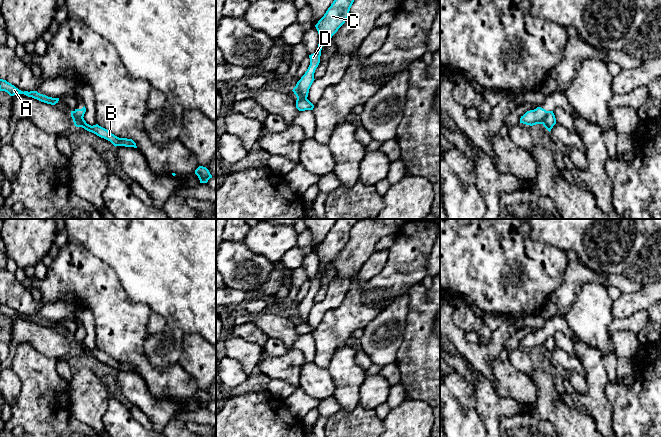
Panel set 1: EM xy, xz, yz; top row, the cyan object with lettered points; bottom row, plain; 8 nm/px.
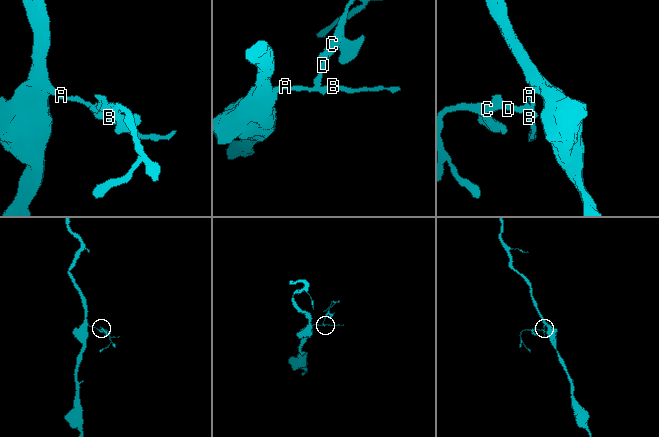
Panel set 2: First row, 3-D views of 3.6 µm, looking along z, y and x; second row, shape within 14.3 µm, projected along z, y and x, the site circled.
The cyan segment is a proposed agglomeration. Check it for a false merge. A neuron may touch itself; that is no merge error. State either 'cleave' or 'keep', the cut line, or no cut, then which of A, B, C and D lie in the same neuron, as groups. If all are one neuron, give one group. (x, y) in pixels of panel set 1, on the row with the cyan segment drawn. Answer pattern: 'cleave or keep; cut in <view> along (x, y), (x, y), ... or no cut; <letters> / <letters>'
cleave; cut in xy along (73, 111), (77, 118), (82, 118); A B / C D

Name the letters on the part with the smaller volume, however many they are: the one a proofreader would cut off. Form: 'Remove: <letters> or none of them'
Remove: C, D

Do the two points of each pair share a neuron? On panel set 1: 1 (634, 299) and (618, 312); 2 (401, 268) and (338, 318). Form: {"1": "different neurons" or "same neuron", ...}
{"1": "same neuron", "2": "same neuron"}

